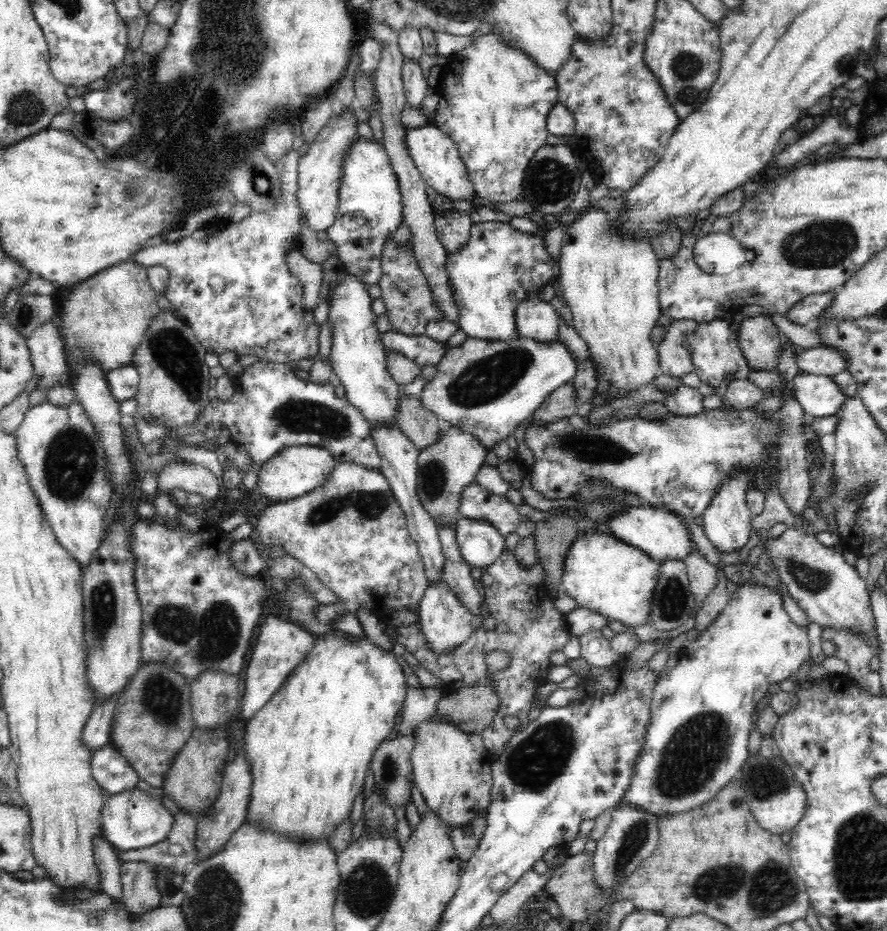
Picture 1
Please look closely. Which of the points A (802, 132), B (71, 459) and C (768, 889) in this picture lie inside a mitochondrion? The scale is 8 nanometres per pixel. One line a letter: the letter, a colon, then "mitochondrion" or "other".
A: other
B: mitochondrion
C: mitochondrion

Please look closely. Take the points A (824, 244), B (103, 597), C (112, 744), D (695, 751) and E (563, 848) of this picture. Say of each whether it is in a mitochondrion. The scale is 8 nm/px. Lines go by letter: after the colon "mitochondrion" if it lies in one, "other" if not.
A: mitochondrion
B: mitochondrion
C: other
D: mitochondrion
E: other

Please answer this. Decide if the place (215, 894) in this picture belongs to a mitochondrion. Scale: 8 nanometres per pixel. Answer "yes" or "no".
yes

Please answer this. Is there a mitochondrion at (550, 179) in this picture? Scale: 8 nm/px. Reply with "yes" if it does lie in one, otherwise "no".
yes

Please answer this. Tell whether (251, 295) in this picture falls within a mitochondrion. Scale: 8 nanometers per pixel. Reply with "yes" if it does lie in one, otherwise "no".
yes

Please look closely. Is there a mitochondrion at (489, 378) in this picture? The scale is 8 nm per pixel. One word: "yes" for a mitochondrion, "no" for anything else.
yes

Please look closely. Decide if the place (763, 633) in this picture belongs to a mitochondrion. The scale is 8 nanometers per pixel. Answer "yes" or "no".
no

